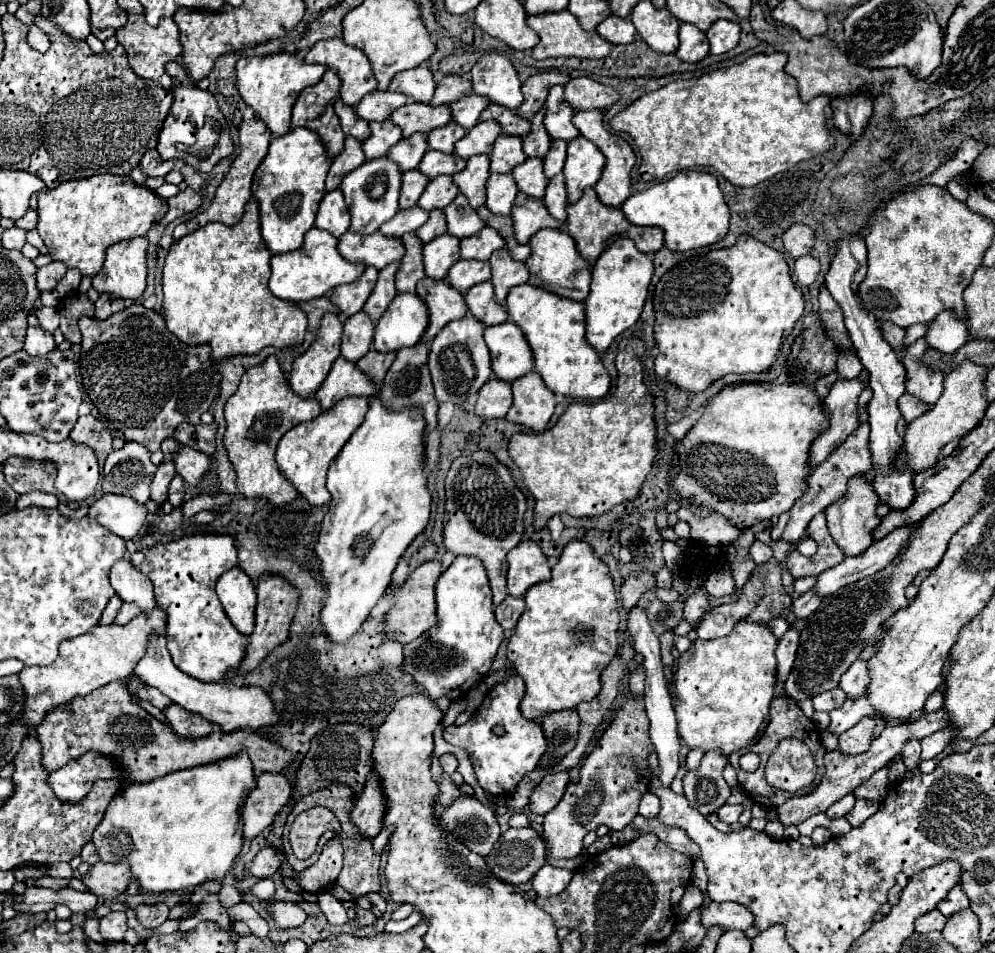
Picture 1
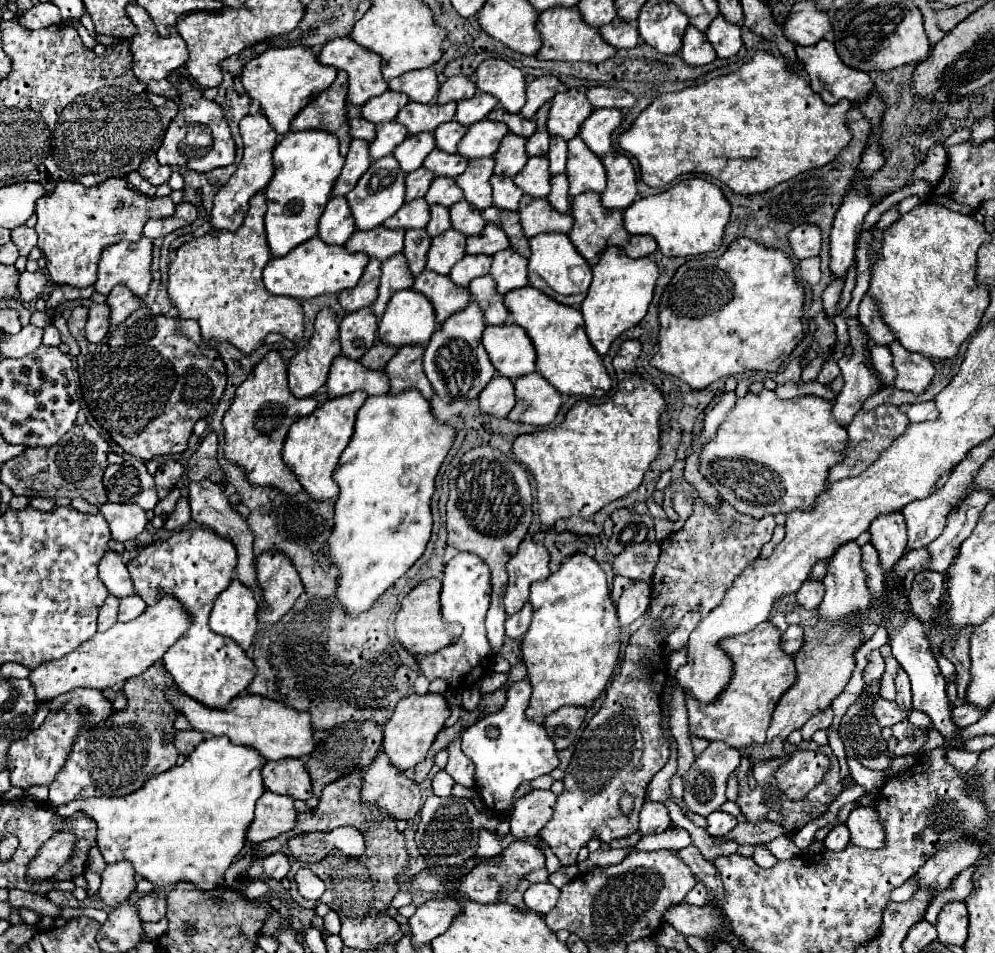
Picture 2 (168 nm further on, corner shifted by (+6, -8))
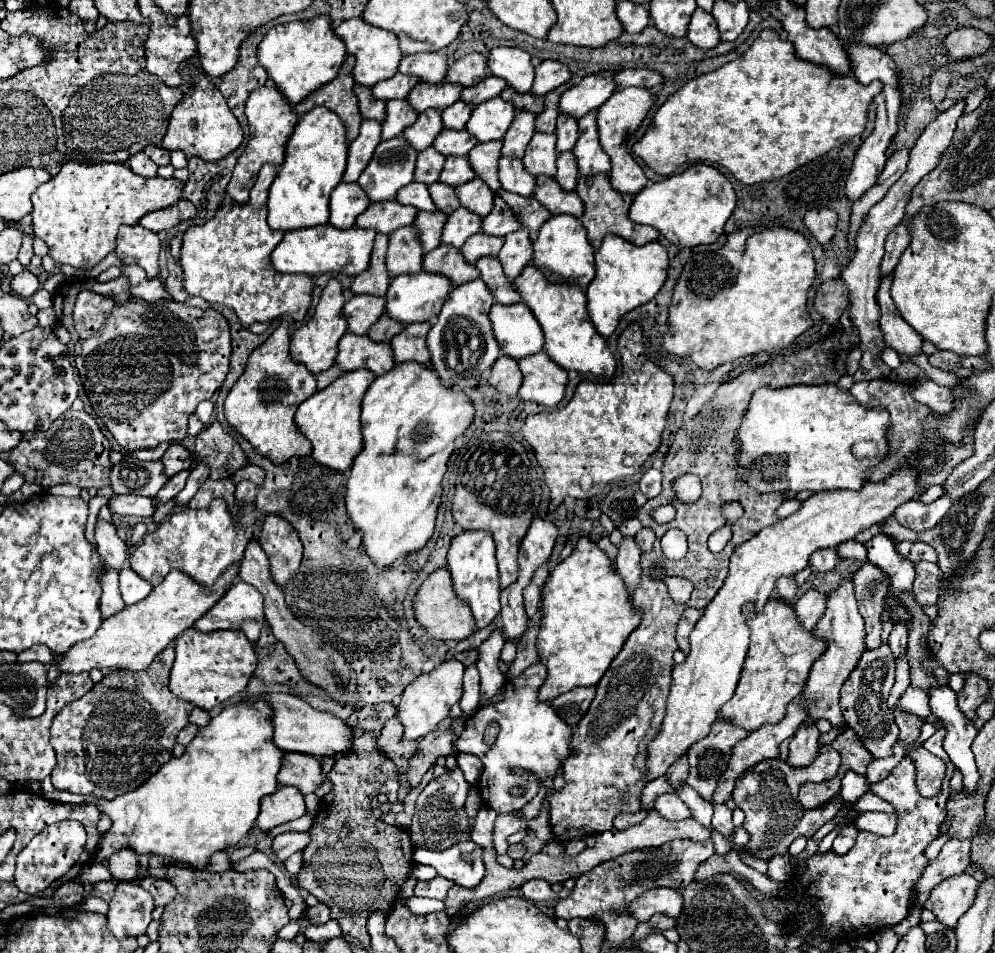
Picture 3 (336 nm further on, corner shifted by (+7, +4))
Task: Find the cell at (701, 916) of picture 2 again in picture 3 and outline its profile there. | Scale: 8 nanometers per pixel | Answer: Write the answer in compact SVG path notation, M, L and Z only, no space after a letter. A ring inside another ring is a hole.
M671 888L649 890L645 892L645 896L633 900L633 904L629 904L629 910L631 914L635 914L639 922L649 920L653 914L665 914L677 918L683 910L683 896Z

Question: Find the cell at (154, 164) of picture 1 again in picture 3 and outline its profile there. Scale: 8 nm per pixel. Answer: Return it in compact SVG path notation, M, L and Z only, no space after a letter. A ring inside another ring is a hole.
M147 146L145 150L145 156L149 160L153 160L157 166L167 166L169 164L169 150L165 150L163 146Z

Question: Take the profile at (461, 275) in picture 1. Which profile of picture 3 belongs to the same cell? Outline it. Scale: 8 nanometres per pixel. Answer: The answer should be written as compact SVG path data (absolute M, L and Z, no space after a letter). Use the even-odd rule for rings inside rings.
M475 234L473 238L467 240L467 244L461 248L463 258L473 264L483 256L497 256L497 252L501 250L503 238L493 238L493 236L485 236L485 234Z

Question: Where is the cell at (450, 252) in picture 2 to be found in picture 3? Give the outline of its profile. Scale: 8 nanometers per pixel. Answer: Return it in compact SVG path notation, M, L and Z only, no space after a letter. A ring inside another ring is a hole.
M457 208L455 212L449 214L449 218L447 218L445 226L443 226L441 244L453 246L453 248L459 250L469 236L479 232L479 226L481 226L479 216L475 216L467 208Z

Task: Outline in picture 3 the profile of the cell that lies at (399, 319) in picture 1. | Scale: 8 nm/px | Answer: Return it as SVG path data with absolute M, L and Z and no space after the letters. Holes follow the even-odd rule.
M419 272L419 274L401 274L395 280L391 280L389 290L387 290L387 304L385 310L387 314L401 322L401 324L415 324L415 322L431 322L437 320L437 314L441 312L443 302L447 300L447 294L451 290L451 282L445 276L439 274L429 274L429 272Z

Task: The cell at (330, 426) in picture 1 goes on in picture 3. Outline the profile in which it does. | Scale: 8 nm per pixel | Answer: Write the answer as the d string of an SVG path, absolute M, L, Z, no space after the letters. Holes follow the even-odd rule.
M365 368L345 372L333 384L329 384L327 388L319 390L317 394L313 394L311 398L307 398L305 402L299 404L297 414L295 414L295 426L311 442L311 446L313 446L311 456L313 456L313 460L317 460L317 464L327 466L337 472L349 470L351 462L363 448L361 422L359 422L361 400L373 380L375 380L373 372L369 372Z

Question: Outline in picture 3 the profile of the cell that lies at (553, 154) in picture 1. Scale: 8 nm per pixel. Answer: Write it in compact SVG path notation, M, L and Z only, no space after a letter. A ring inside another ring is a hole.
M559 114L555 134L557 134L557 152L561 154L571 150L573 144L577 142L577 122L571 116Z

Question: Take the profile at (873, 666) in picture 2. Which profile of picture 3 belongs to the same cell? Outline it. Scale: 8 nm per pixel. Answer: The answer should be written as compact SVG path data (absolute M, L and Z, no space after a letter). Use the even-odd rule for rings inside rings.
M865 562L857 572L853 582L857 584L859 612L865 620L865 648L875 650L881 646L881 600L885 598L885 576Z

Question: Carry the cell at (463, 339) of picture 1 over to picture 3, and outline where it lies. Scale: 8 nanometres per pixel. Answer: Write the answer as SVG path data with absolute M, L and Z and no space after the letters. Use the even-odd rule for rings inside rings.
M481 278L455 286L449 292L437 322L427 336L431 364L445 386L457 386L461 380L481 376L499 358L497 340L493 340L493 330L487 318L491 304L493 296Z

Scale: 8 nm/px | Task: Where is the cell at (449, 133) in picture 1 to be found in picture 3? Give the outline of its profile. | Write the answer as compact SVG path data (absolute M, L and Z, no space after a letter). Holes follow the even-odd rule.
M457 100L455 104L451 104L449 108L443 110L443 114L441 114L443 126L449 128L449 130L463 130L471 112L473 112L471 104L465 104L463 100Z

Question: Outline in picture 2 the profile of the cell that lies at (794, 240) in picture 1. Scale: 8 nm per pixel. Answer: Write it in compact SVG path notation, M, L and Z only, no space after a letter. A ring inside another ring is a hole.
M802 224L790 232L790 248L796 258L818 256L822 248L822 232L816 224Z

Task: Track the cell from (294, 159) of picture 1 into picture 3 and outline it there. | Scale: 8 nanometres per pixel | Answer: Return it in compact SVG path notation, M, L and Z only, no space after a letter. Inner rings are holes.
M323 106L307 112L297 122L285 146L285 160L269 188L269 228L291 232L309 226L321 226L329 220L329 194L341 182L347 162L345 128L339 116Z

